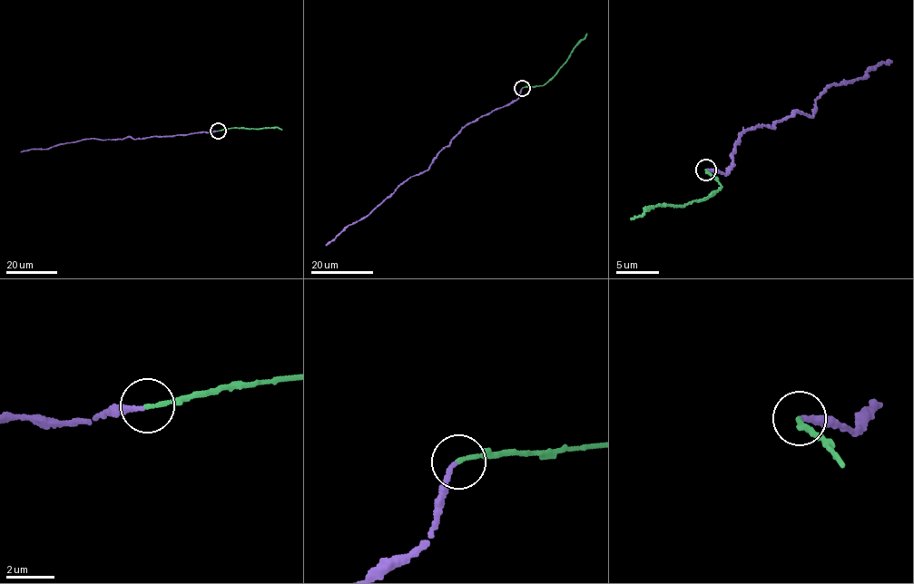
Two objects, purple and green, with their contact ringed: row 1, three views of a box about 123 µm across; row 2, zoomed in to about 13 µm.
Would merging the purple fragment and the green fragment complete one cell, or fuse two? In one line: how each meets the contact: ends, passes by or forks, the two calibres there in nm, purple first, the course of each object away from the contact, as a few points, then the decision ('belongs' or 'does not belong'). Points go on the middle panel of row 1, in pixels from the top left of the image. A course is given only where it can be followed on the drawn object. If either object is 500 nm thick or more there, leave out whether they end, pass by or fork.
purple ends there; green ends there; 200 nm thick on the purple side, 200 nm on the other; purple runs (522, 88), (515, 100), (466, 123), (438, 151), (427, 170), (409, 177), (368, 215), (348, 225), (326, 245); green runs (523, 88), (547, 82), (586, 34); belongs

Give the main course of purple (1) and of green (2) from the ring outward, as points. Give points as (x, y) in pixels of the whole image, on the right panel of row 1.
1: (706, 170), (728, 172), (738, 133), (799, 110), (814, 115), (814, 98), (835, 82), (890, 62)
2: (707, 170), (722, 189), (718, 191), (682, 207), (658, 205), (630, 220)

